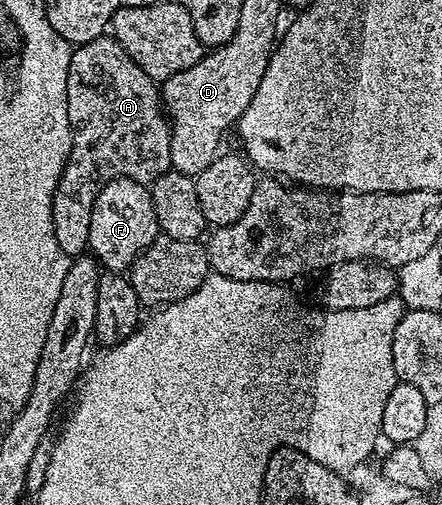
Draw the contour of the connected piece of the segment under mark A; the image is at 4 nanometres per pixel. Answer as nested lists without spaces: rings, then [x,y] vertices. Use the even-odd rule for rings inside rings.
[[[104,34],[91,42],[74,47],[71,66],[67,70],[67,122],[73,131],[73,145],[53,191],[51,206],[55,242],[59,242],[59,250],[63,250],[70,258],[82,255],[89,247],[91,210],[95,206],[99,190],[103,190],[107,182],[120,176],[138,175],[137,143],[141,140],[140,132],[145,132],[145,144],[149,147],[149,169],[146,170],[144,179],[152,182],[170,171],[170,125],[161,113],[162,108],[158,85],[147,74],[143,74],[143,70],[139,70],[131,54],[127,54],[127,50],[123,50],[123,46],[119,46],[119,42],[114,40],[112,35]]]

